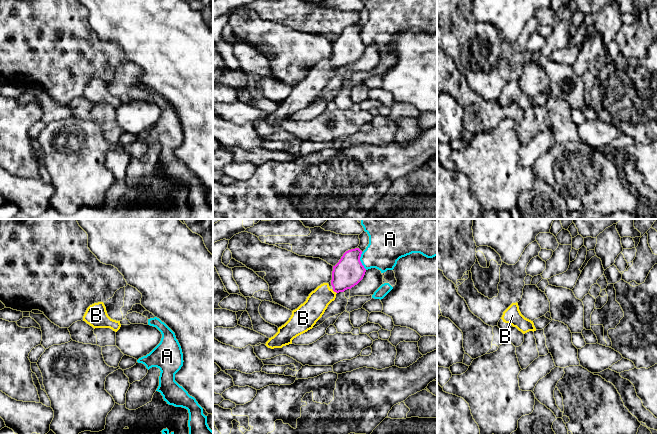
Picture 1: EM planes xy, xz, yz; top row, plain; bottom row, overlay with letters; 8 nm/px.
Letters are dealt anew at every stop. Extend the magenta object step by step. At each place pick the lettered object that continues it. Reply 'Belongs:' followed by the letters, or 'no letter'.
Belongs: B

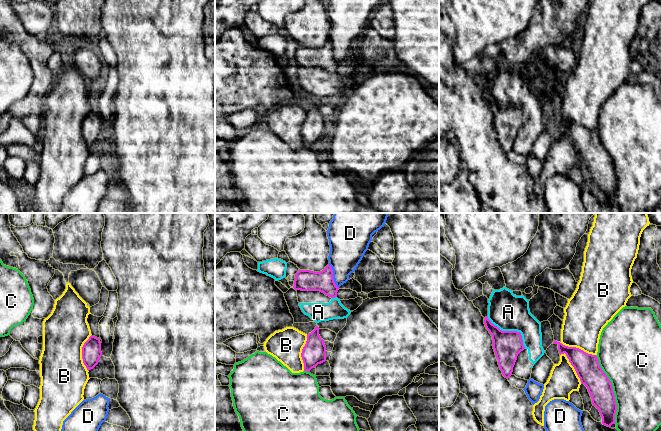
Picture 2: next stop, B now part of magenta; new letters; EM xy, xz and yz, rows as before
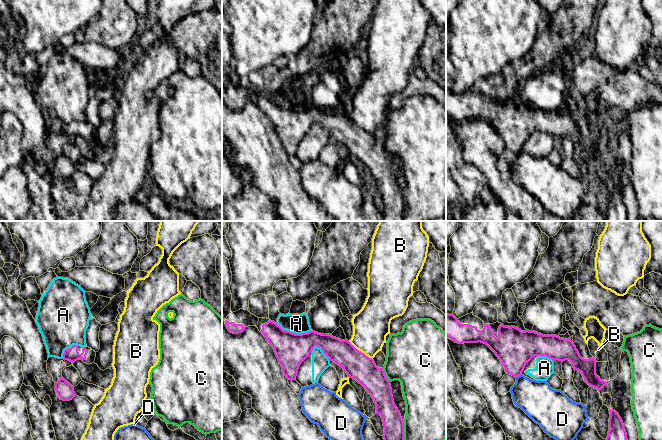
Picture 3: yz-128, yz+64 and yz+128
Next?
Belongs: no letter

